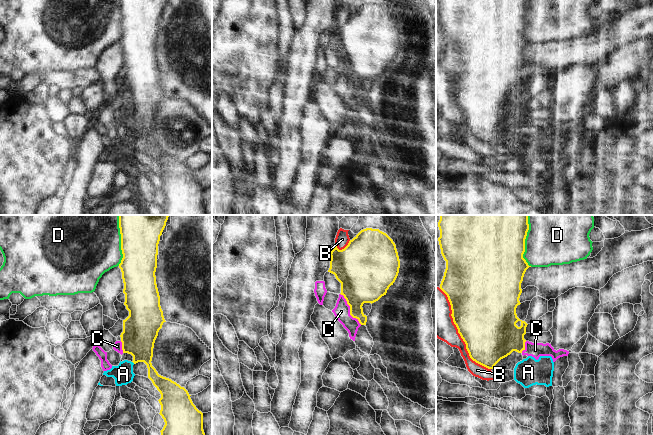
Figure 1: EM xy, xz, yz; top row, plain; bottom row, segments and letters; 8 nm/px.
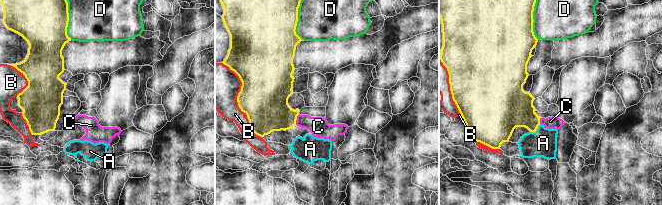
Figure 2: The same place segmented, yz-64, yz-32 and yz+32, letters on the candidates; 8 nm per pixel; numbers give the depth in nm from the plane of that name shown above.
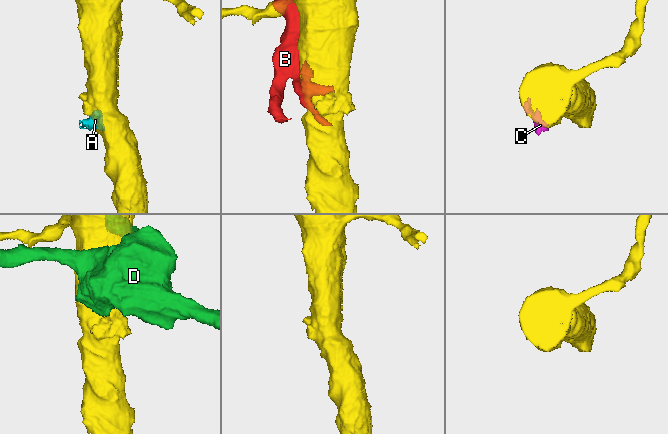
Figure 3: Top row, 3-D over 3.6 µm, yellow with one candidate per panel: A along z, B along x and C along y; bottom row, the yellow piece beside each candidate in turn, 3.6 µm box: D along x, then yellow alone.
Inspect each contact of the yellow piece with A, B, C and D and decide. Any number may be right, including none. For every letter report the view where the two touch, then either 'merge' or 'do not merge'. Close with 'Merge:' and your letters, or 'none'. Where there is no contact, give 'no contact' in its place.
A: xy | do not merge
B: yz | do not merge
C: xz | do not merge
D: yz | do not merge
Merge: none

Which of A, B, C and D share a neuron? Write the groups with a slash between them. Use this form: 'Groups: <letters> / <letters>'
Groups: A C / B / D

